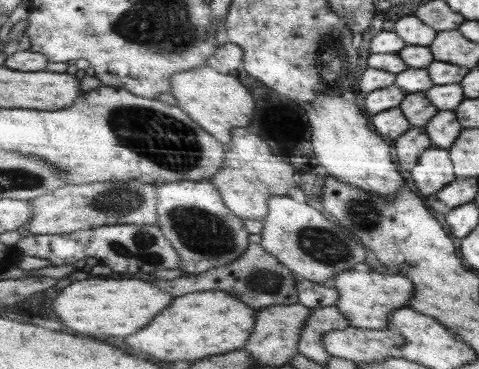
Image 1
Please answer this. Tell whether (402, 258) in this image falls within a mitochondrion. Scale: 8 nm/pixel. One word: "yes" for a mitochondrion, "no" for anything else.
no

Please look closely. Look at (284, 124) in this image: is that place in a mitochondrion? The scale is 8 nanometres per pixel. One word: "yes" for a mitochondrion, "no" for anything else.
no

